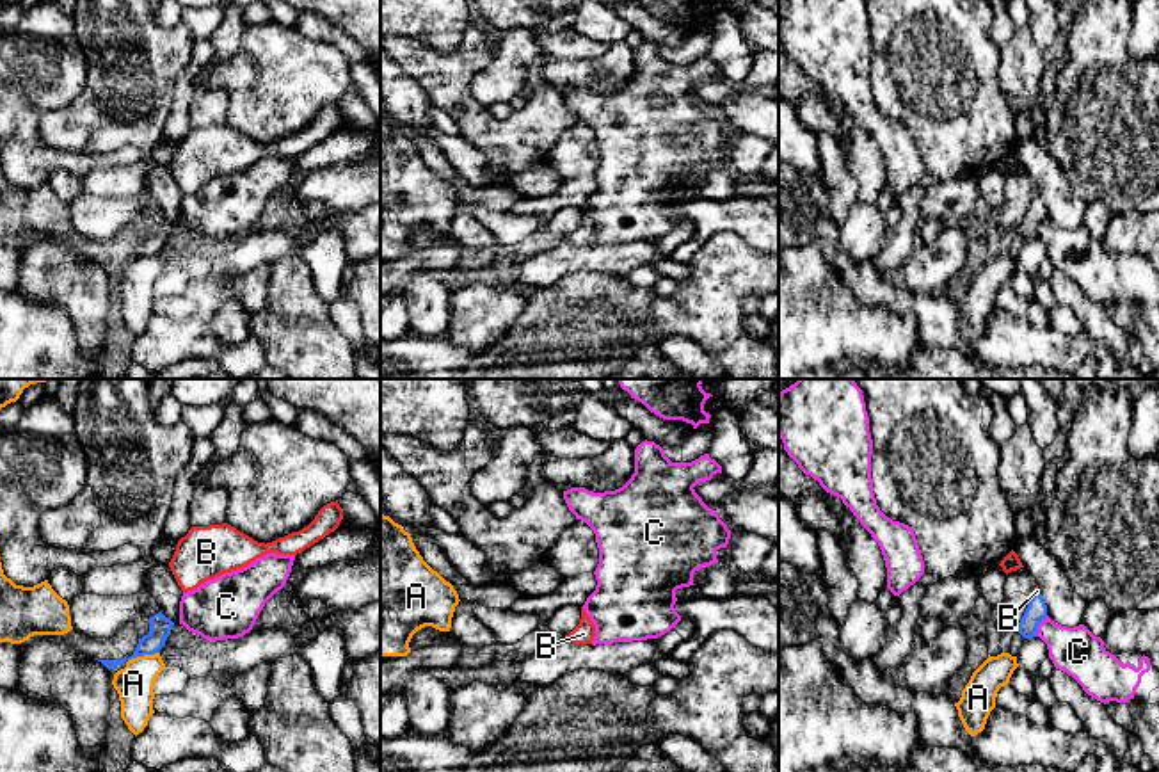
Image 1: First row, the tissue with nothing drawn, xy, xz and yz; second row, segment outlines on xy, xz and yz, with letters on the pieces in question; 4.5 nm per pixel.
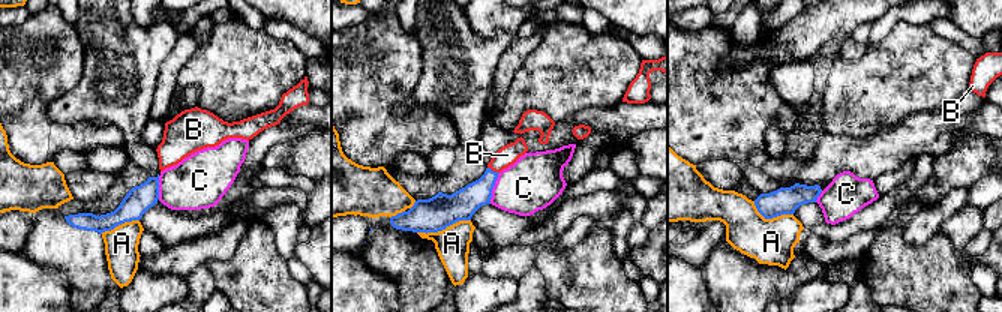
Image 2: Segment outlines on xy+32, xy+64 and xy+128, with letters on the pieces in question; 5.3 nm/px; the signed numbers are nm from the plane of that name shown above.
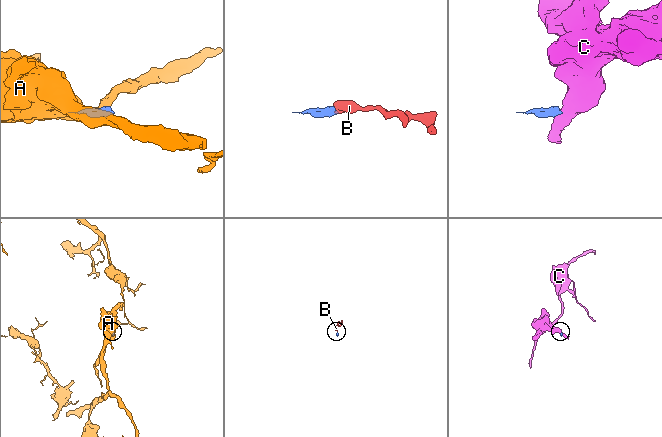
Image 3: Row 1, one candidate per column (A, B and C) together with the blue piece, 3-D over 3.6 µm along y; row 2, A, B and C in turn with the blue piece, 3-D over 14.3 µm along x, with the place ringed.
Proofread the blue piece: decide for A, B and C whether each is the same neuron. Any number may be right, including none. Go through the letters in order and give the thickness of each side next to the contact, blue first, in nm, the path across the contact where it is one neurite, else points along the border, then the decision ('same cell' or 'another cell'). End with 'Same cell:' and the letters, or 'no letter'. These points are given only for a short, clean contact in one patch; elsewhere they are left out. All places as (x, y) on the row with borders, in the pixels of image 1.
A: 100 nm thick on the blue side, 170 nm on the other; another cell
B: 100 nm thick on the blue side, 30 nm on the other; runs through yz (1037, 611), (1037, 595), (1037, 591); same cell
C: 100 nm thick on the blue side, 220 nm on the other; border along yz (1047, 616), (1039, 625), (1035, 635); another cell
Same cell: B

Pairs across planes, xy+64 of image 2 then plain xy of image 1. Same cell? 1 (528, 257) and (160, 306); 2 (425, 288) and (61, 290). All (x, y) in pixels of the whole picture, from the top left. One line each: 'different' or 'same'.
1: same
2: same

